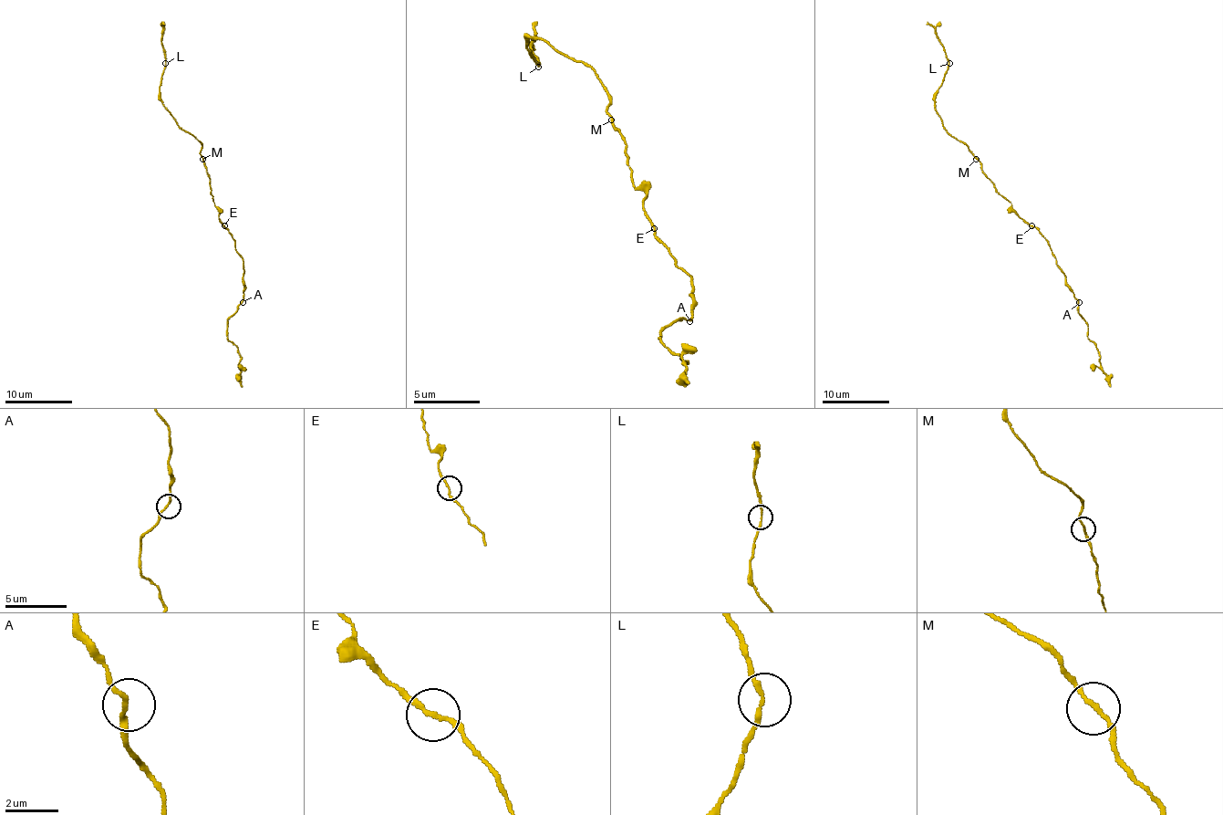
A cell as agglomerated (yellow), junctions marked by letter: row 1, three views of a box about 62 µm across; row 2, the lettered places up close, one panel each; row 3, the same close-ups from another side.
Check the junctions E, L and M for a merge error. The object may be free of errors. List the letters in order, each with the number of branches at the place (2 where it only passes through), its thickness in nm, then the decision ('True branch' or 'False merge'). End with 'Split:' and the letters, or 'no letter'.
E: Branches: 2. Thickness 160 nm. True branch
L: Branches: 2. Thickness 160 nm. True branch
M: Branches: 2. Thickness 150 nm. True branch
Split: no letter

